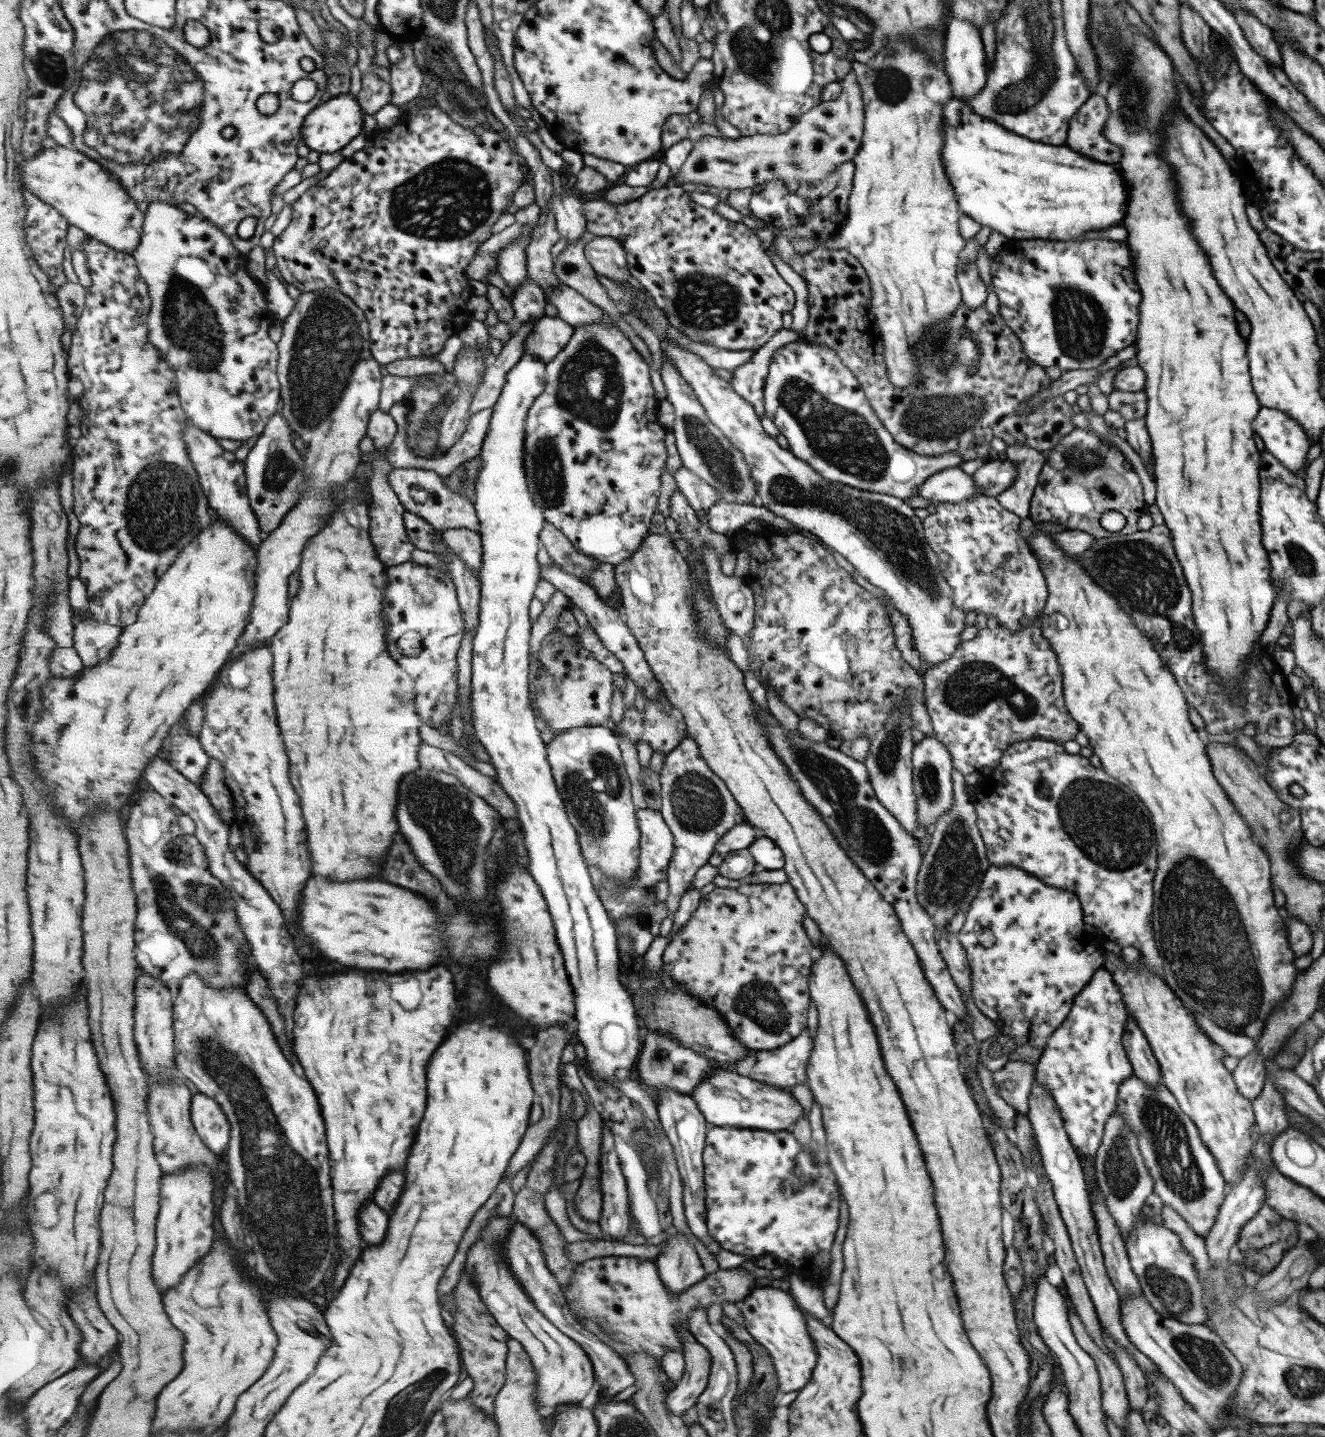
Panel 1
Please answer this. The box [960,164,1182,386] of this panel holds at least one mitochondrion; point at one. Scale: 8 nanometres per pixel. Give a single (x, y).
(1081, 321)

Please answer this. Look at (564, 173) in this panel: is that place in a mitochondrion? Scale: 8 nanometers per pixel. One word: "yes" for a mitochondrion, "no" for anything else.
no

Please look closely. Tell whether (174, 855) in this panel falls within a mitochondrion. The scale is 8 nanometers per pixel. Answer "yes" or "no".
yes

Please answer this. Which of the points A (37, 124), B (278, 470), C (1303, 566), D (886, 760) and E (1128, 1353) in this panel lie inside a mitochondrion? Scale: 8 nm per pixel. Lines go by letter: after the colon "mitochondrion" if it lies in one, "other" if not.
A: other
B: mitochondrion
C: mitochondrion
D: mitochondrion
E: other

